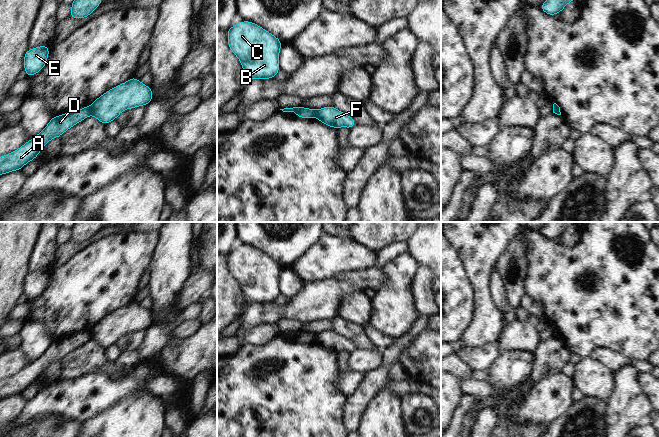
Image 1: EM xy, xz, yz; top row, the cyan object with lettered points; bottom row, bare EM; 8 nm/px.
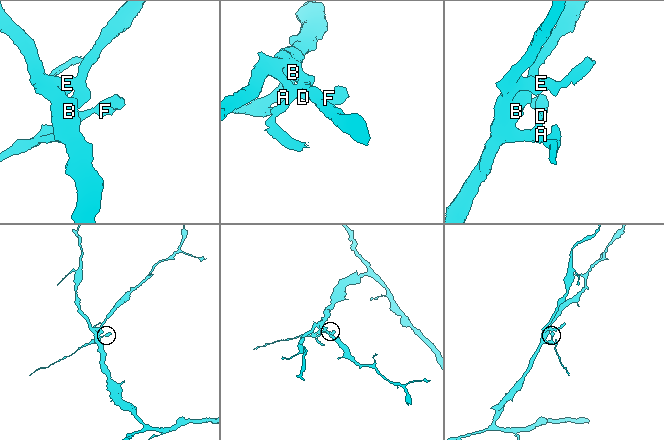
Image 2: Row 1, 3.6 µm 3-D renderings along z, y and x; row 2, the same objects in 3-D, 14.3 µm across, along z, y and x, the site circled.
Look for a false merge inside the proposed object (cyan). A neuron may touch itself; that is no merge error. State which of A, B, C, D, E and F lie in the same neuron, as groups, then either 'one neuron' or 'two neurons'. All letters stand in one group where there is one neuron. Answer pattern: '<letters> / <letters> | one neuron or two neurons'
A B C D E / F | two neurons

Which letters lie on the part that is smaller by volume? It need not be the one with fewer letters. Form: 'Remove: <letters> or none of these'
Remove: F

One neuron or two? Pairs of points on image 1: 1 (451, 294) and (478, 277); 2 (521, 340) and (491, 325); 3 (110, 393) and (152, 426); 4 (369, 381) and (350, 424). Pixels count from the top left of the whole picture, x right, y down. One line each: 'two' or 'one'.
1: two
2: two
3: two
4: one

